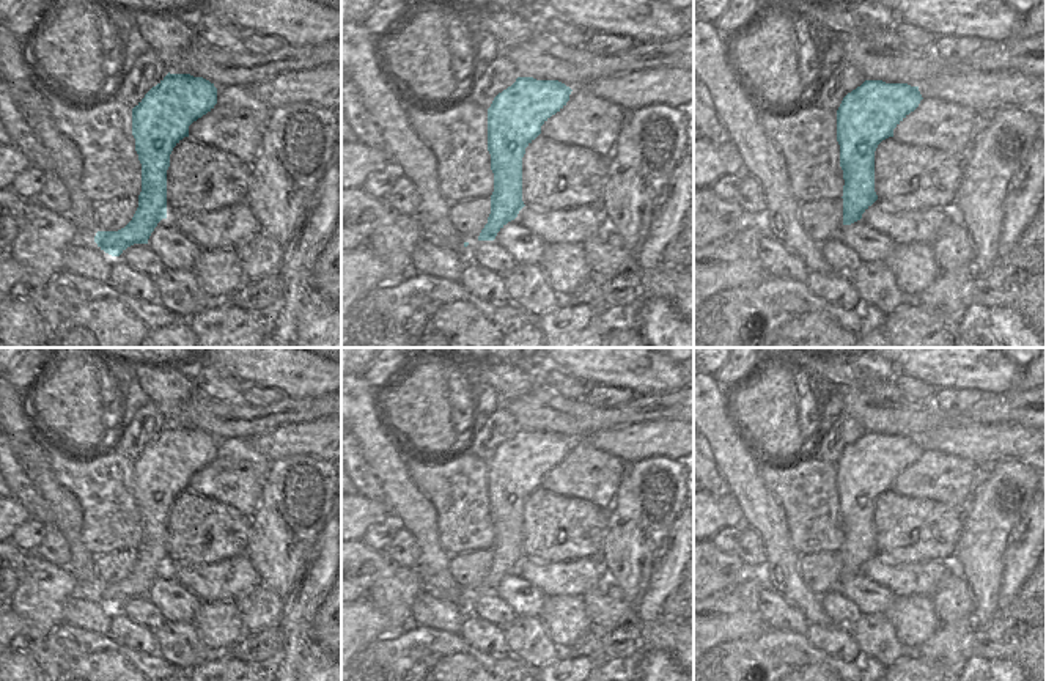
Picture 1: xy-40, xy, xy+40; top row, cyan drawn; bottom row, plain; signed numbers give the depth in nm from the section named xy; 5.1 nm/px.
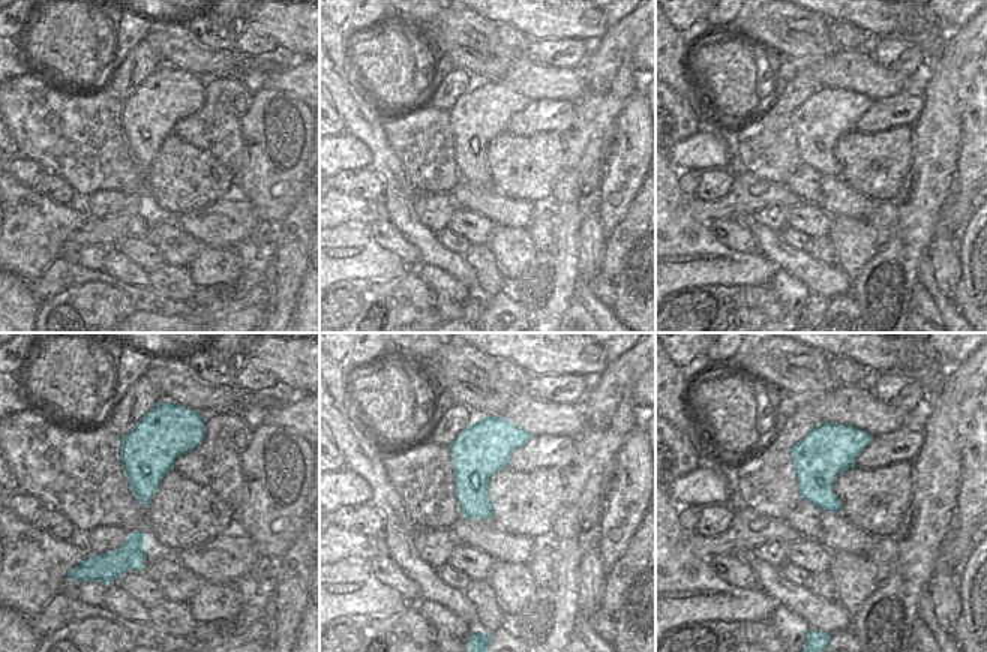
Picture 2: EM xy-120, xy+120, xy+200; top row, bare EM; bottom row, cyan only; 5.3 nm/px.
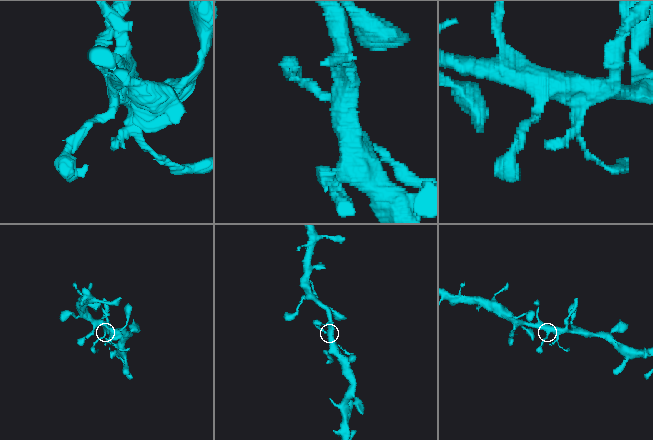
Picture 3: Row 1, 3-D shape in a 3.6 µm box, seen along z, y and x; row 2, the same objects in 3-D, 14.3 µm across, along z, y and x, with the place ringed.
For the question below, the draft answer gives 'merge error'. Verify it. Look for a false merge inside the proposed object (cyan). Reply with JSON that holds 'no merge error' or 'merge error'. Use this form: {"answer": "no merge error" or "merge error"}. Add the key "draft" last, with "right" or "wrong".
{"answer": "no merge error", "draft": "wrong"}

